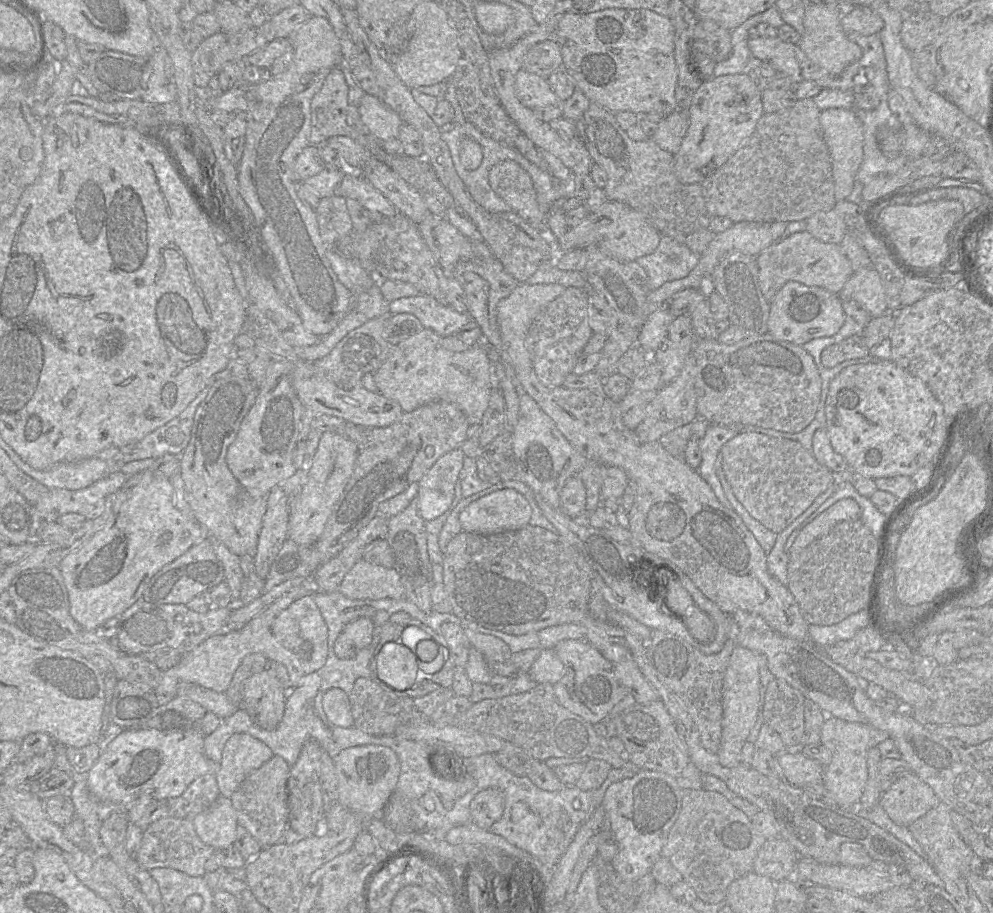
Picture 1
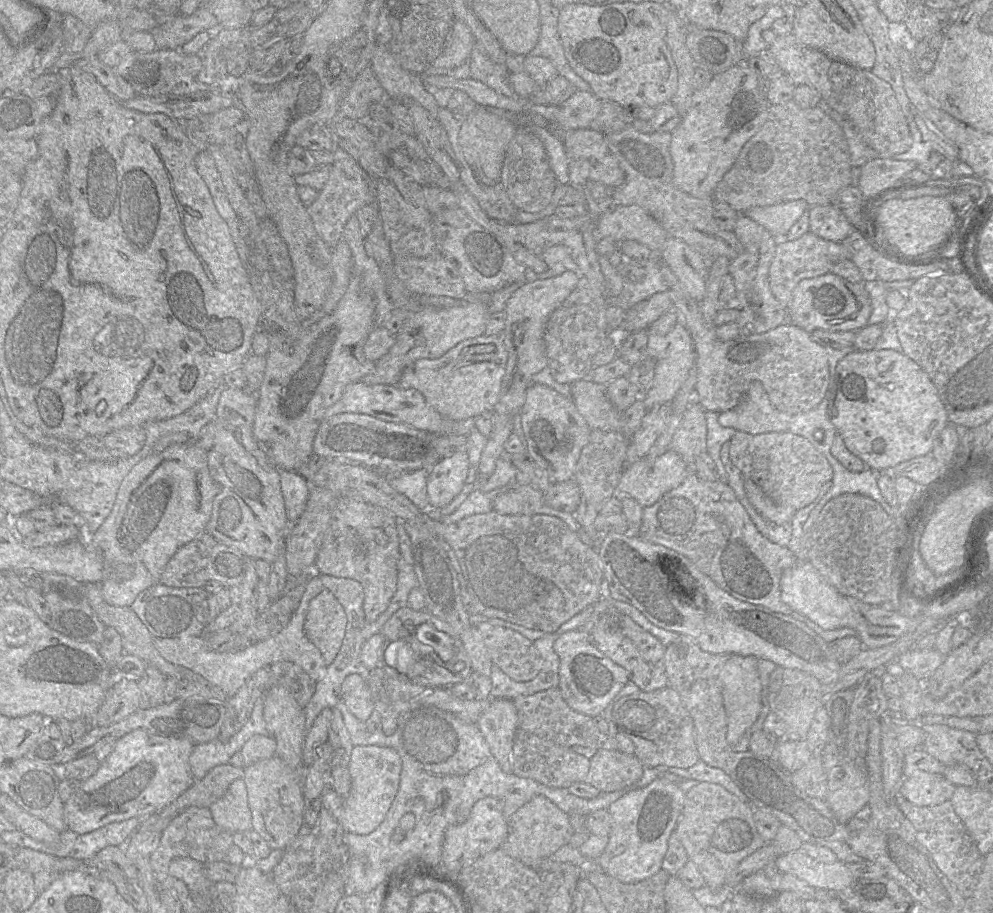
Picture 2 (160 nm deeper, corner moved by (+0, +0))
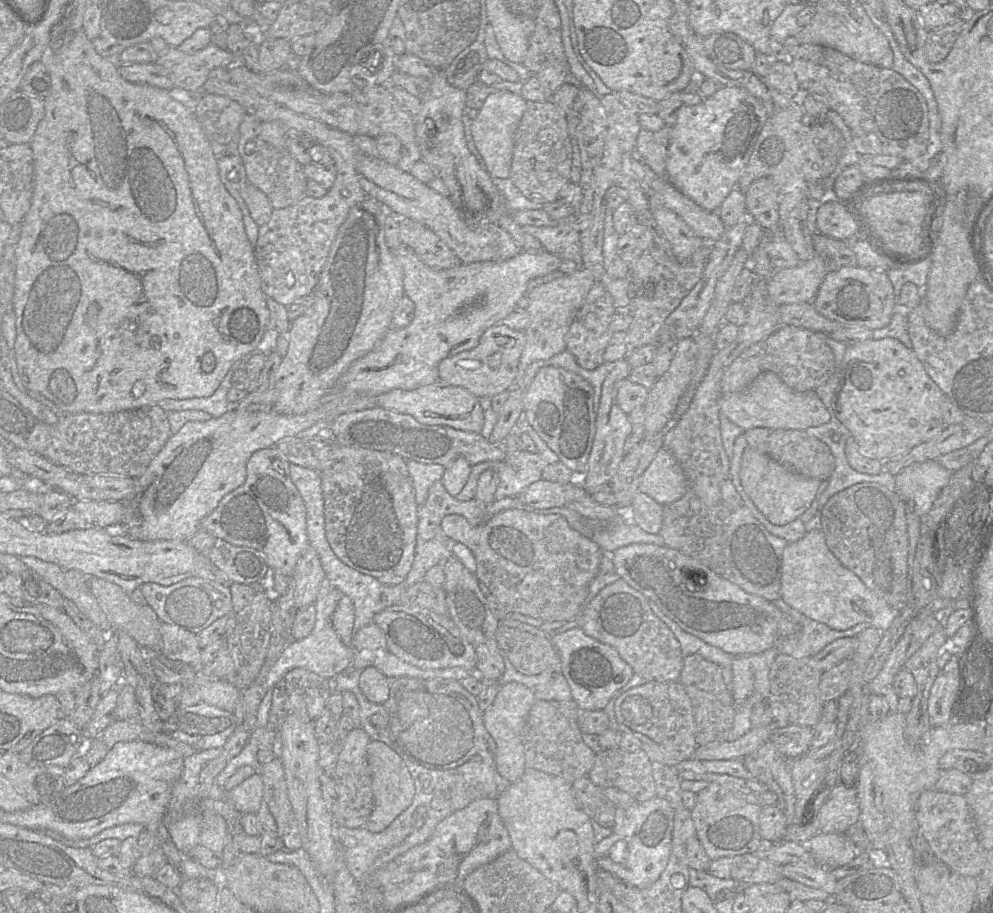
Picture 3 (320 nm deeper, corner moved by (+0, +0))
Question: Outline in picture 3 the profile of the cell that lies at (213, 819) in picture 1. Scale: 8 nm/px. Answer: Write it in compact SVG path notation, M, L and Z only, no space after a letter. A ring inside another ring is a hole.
M254 774L226 793L233 806L242 814L256 813L263 798L263 779Z

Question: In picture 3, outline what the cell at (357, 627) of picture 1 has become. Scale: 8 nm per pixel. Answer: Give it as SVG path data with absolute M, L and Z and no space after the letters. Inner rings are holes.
M335 448L334 464L321 473L326 538L337 557L382 584L401 583L411 570L418 505L407 461L387 451Z

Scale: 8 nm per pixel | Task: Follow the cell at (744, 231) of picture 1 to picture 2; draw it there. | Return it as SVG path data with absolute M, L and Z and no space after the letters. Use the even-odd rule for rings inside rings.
M800 199L770 206L755 206L747 209L743 214L780 240L808 208L810 206L807 202Z

